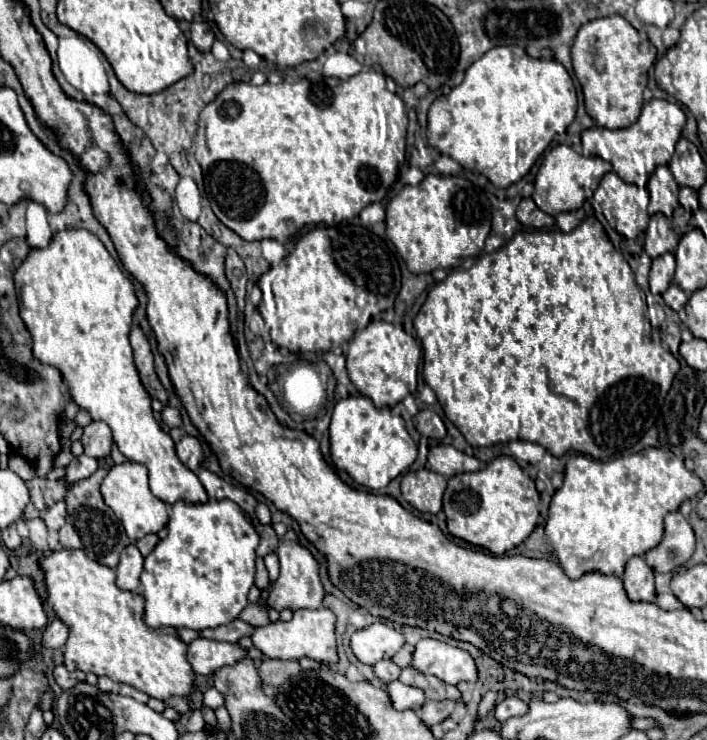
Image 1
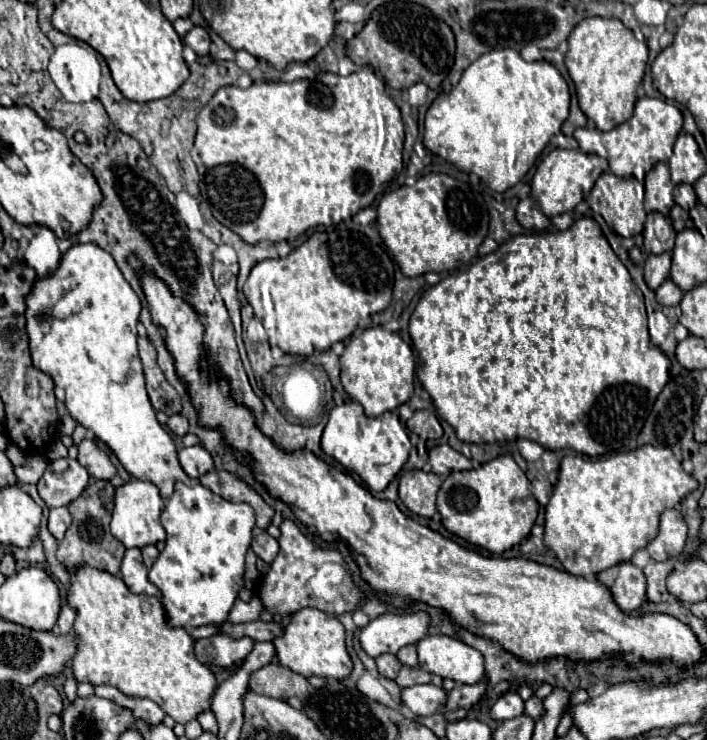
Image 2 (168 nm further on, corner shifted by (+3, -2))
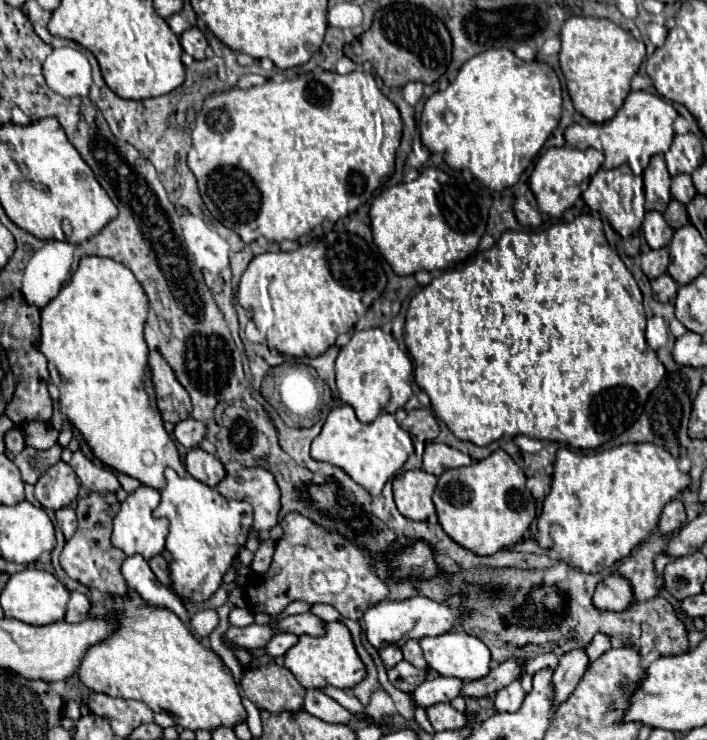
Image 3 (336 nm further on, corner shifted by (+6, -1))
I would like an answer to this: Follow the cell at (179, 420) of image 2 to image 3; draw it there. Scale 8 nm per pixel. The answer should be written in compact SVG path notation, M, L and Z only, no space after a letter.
M187 418L187 420L181 420L179 424L175 424L173 434L175 434L177 442L183 444L185 448L195 448L205 436L205 426L193 418Z

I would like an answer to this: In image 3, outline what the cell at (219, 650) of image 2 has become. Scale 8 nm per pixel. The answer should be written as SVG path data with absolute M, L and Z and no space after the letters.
M251 624L251 626L245 626L245 628L231 626L225 632L225 640L231 642L233 646L247 648L247 650L255 650L255 648L263 648L273 634L275 632L273 632L273 628L269 624L265 624L265 626Z

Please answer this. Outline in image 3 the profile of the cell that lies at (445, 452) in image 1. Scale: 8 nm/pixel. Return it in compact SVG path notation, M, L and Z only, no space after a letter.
M428 442L423 454L422 469L431 472L435 476L441 476L449 468L461 468L469 466L471 458L447 444L439 442Z

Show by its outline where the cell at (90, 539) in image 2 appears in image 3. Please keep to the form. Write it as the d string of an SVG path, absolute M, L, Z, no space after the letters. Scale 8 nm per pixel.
M91 492L87 496L81 496L75 506L79 520L77 530L73 538L65 542L65 548L59 556L59 564L69 578L81 582L83 586L93 586L103 594L123 594L127 590L127 584L121 576L121 562L125 560L125 554L119 548L115 548L109 540L111 522L113 516L117 514L117 508L119 508L119 500L111 492L107 494Z

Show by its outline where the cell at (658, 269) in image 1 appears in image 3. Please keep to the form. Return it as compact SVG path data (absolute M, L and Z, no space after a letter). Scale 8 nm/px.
M667 248L649 250L649 252L641 254L641 270L649 280L655 280L661 274L665 274L667 266L669 266L669 250Z

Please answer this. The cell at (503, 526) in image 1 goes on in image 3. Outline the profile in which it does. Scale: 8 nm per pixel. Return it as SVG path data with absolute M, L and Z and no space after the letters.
M505 450L465 468L445 470L433 492L433 504L443 530L457 544L481 556L519 542L535 518L535 500L525 486L525 474Z

